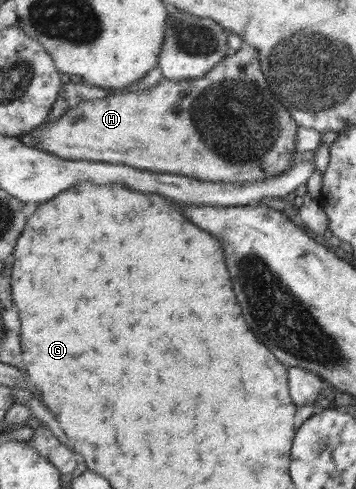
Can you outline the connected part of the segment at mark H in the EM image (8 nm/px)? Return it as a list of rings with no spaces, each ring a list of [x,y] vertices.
[[[241,43],[240,49],[224,57],[207,76],[192,80],[166,77],[147,90],[120,91],[104,99],[82,101],[58,119],[45,121],[22,139],[64,159],[126,163],[154,173],[178,173],[216,183],[258,181],[282,173],[296,158],[296,122],[271,94],[259,65],[259,51]]]

